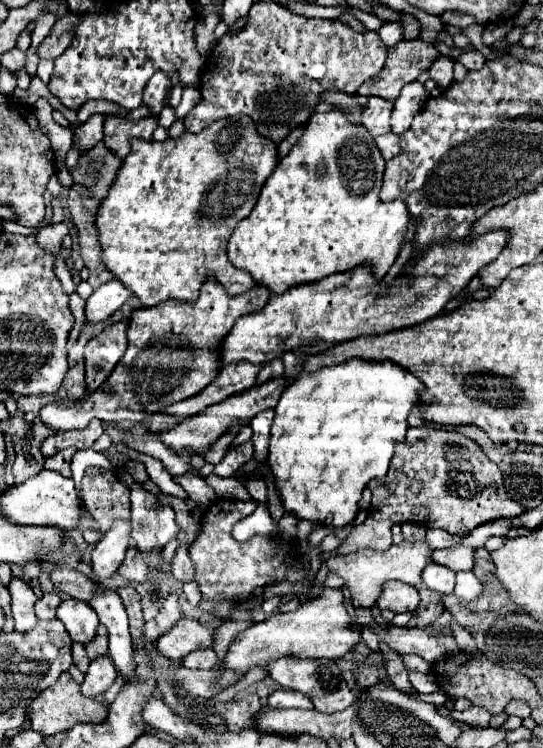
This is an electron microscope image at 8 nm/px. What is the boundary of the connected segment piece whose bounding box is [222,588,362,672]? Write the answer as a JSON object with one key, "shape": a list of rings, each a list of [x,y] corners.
{"shape":[[[324,588],[322,594],[314,600],[300,604],[296,610],[286,614],[272,614],[268,620],[260,624],[252,624],[230,644],[224,666],[228,670],[248,672],[250,666],[268,668],[268,662],[292,654],[298,658],[330,658],[338,660],[354,650],[354,646],[362,640],[360,630],[352,626],[350,612],[346,608],[346,600],[340,588]]]}

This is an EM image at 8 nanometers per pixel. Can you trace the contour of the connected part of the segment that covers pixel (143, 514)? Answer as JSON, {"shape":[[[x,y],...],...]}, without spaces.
{"shape":[[[138,482],[130,486],[130,504],[132,504],[132,542],[140,550],[162,548],[180,532],[174,520],[174,510],[170,506],[160,506],[156,496]]]}

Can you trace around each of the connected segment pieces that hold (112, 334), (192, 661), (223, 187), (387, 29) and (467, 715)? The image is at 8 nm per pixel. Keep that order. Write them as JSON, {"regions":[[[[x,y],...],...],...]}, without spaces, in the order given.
{"regions":[[[[114,322],[86,344],[84,358],[86,358],[88,392],[94,392],[98,386],[102,386],[108,374],[124,356],[128,346],[126,330],[128,322]]],[[[196,650],[184,656],[182,664],[186,668],[214,668],[218,664],[218,656],[214,654],[214,650]]],[[[238,116],[238,118],[226,118],[220,122],[214,122],[212,126],[204,128],[200,134],[192,134],[192,132],[184,132],[180,138],[168,138],[164,142],[156,142],[156,140],[142,140],[142,138],[132,138],[132,150],[130,154],[124,158],[124,166],[120,168],[120,178],[116,178],[114,186],[112,186],[112,194],[108,194],[108,200],[104,200],[104,206],[100,206],[100,214],[96,214],[96,230],[98,230],[98,240],[102,246],[102,260],[106,264],[106,268],[124,282],[124,286],[128,286],[144,306],[156,306],[160,302],[166,300],[182,300],[182,302],[194,302],[198,298],[198,290],[200,284],[206,280],[208,274],[214,274],[216,280],[226,288],[228,294],[242,294],[248,288],[256,286],[256,282],[252,282],[252,276],[246,270],[240,270],[236,266],[232,266],[232,262],[226,256],[226,242],[236,226],[236,222],[240,222],[242,218],[246,218],[256,200],[258,194],[264,186],[264,182],[268,180],[268,176],[274,172],[274,168],[278,166],[278,144],[272,142],[270,138],[264,138],[258,128],[256,122],[248,116]]],[[[384,22],[376,32],[382,38],[382,42],[386,42],[388,48],[396,46],[396,42],[402,40],[402,30],[400,30],[400,26],[396,22]]],[[[470,706],[470,708],[464,710],[464,712],[454,710],[452,716],[454,716],[456,720],[466,722],[468,726],[472,724],[472,726],[476,726],[476,728],[488,728],[488,726],[490,726],[490,718],[492,718],[492,714],[490,714],[486,708],[482,708],[482,706]]]]}

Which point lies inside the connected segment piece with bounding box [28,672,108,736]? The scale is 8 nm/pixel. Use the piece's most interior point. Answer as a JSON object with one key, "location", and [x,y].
{"location":[61,706]}

